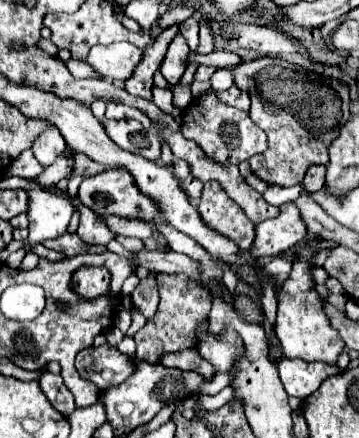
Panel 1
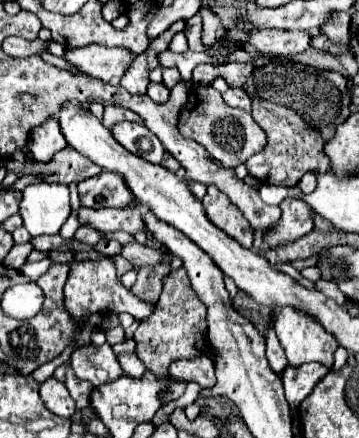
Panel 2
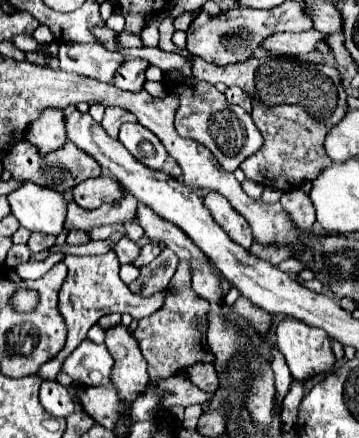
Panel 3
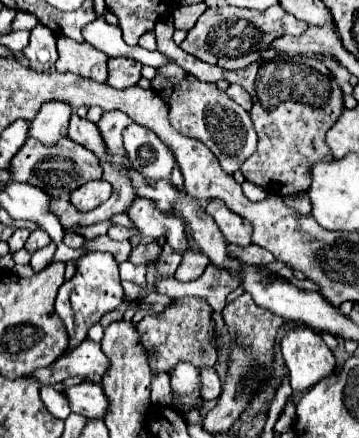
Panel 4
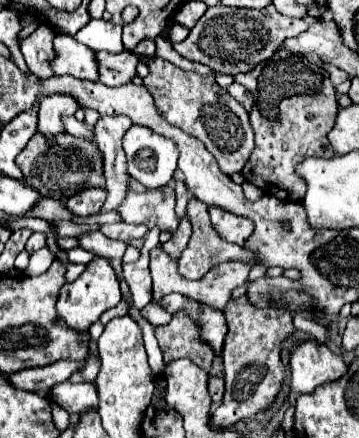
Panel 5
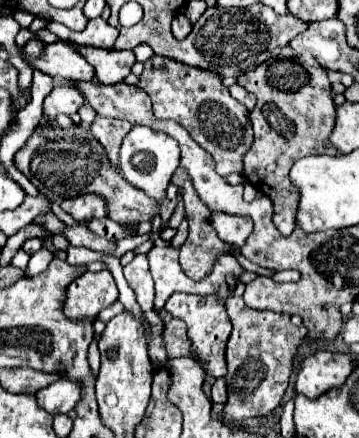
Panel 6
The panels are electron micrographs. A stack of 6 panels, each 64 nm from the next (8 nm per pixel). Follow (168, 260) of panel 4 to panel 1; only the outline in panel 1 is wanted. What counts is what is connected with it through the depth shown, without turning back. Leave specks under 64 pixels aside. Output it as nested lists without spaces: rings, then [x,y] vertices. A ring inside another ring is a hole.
[[[150,272],[132,292],[134,304],[146,318],[152,318],[158,306],[158,286],[156,286],[156,272]]]

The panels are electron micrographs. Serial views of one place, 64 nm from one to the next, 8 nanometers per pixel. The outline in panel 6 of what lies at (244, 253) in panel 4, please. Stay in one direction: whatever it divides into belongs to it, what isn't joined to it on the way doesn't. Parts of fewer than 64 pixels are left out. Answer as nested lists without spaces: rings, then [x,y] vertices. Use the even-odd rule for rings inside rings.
[[[178,168],[178,170],[174,172],[174,176],[172,176],[172,182],[174,182],[174,184],[178,186],[178,190],[180,190],[180,196],[182,196],[182,200],[184,200],[184,208],[186,208],[186,214],[188,214],[188,220],[190,220],[188,240],[180,246],[180,266],[182,266],[182,270],[184,270],[190,278],[200,280],[200,278],[204,278],[204,276],[212,270],[212,256],[218,256],[220,252],[230,252],[230,250],[228,250],[228,244],[224,244],[224,242],[218,238],[216,230],[206,222],[206,218],[210,218],[210,212],[208,212],[208,208],[204,208],[204,204],[200,204],[188,172],[186,172],[184,168]]]

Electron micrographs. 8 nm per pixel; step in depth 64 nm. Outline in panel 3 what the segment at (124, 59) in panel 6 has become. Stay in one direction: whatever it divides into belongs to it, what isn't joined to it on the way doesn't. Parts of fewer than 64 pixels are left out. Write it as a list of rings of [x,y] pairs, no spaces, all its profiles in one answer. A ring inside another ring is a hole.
[[[140,58],[124,60],[122,66],[116,70],[112,84],[116,88],[120,88],[120,90],[132,90],[132,92],[140,90],[142,84],[144,84],[144,80],[146,80],[144,72],[146,72],[148,66],[150,64],[146,60],[140,60]]]

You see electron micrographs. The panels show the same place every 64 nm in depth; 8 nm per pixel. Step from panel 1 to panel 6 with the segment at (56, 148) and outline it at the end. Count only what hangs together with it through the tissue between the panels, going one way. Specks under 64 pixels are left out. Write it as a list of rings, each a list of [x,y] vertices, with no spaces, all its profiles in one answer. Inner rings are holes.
[[[56,82],[54,90],[44,100],[44,116],[52,120],[58,112],[76,112],[84,102],[84,94],[74,84]]]

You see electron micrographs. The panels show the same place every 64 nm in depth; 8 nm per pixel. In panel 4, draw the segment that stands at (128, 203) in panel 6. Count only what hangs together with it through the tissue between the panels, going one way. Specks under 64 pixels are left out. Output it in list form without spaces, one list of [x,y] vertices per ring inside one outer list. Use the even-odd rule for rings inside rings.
[[[68,136],[58,140],[56,146],[44,146],[34,138],[26,140],[24,152],[20,152],[20,172],[24,172],[24,174],[18,174],[20,182],[38,186],[40,190],[48,192],[48,196],[52,198],[58,198],[60,194],[70,194],[82,184],[102,178],[102,166],[96,154],[84,148],[82,144],[76,144]],[[136,196],[134,202],[126,208],[128,218],[146,240],[158,240],[162,236],[168,236],[166,242],[176,248],[180,254],[184,248],[188,248],[188,240],[184,236],[184,222],[176,218],[174,212],[162,212],[152,200],[146,200],[142,196]]]

